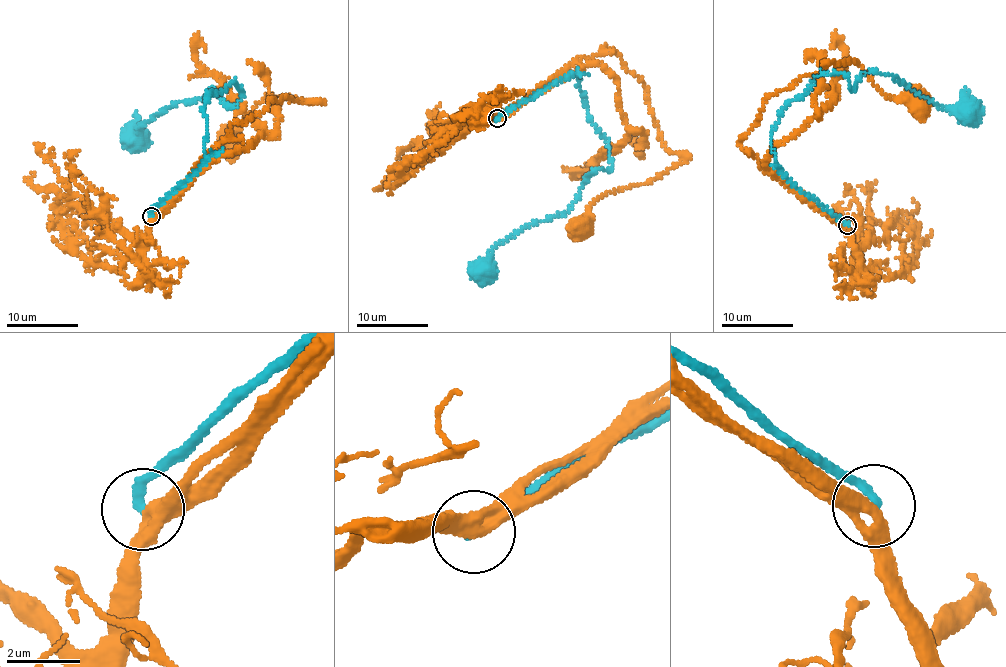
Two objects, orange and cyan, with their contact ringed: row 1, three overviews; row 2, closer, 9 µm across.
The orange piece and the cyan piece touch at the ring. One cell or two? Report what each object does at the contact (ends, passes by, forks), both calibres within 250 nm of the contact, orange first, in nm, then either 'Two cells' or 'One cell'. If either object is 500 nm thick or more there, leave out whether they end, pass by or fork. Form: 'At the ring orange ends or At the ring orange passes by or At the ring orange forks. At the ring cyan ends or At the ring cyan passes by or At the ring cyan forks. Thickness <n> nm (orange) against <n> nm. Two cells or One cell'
At the ring orange passes by. At the ring cyan ends. Thickness 420 nm (orange) against 240 nm. Two cells

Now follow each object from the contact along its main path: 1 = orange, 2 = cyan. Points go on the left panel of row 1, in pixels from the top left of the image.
1: (152, 216), (227, 139), (233, 122), (246, 122), (270, 99), (320, 101), (264, 98), (228, 142)
2: (152, 216), (206, 155), (206, 99), (234, 83), (243, 93), (231, 107), (213, 89), (175, 103), (133, 141)

